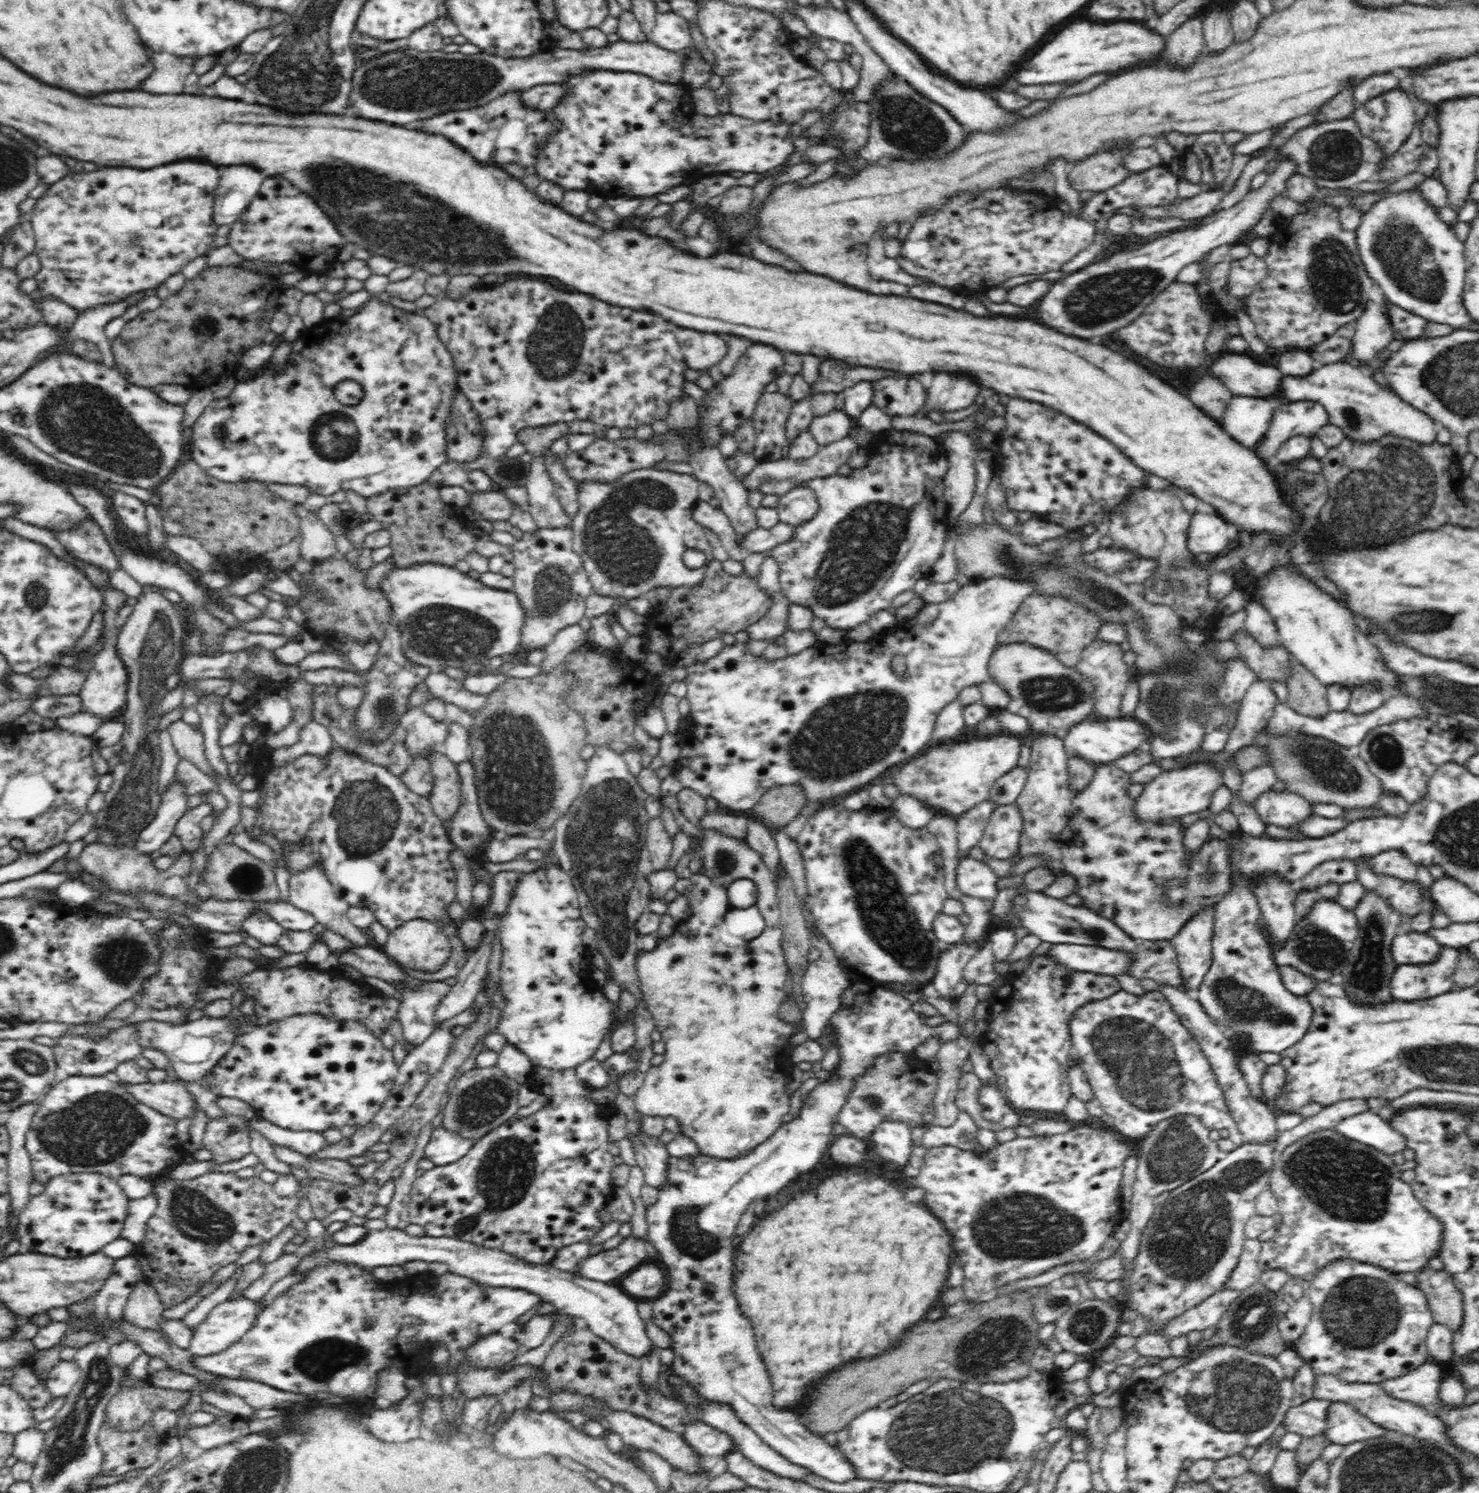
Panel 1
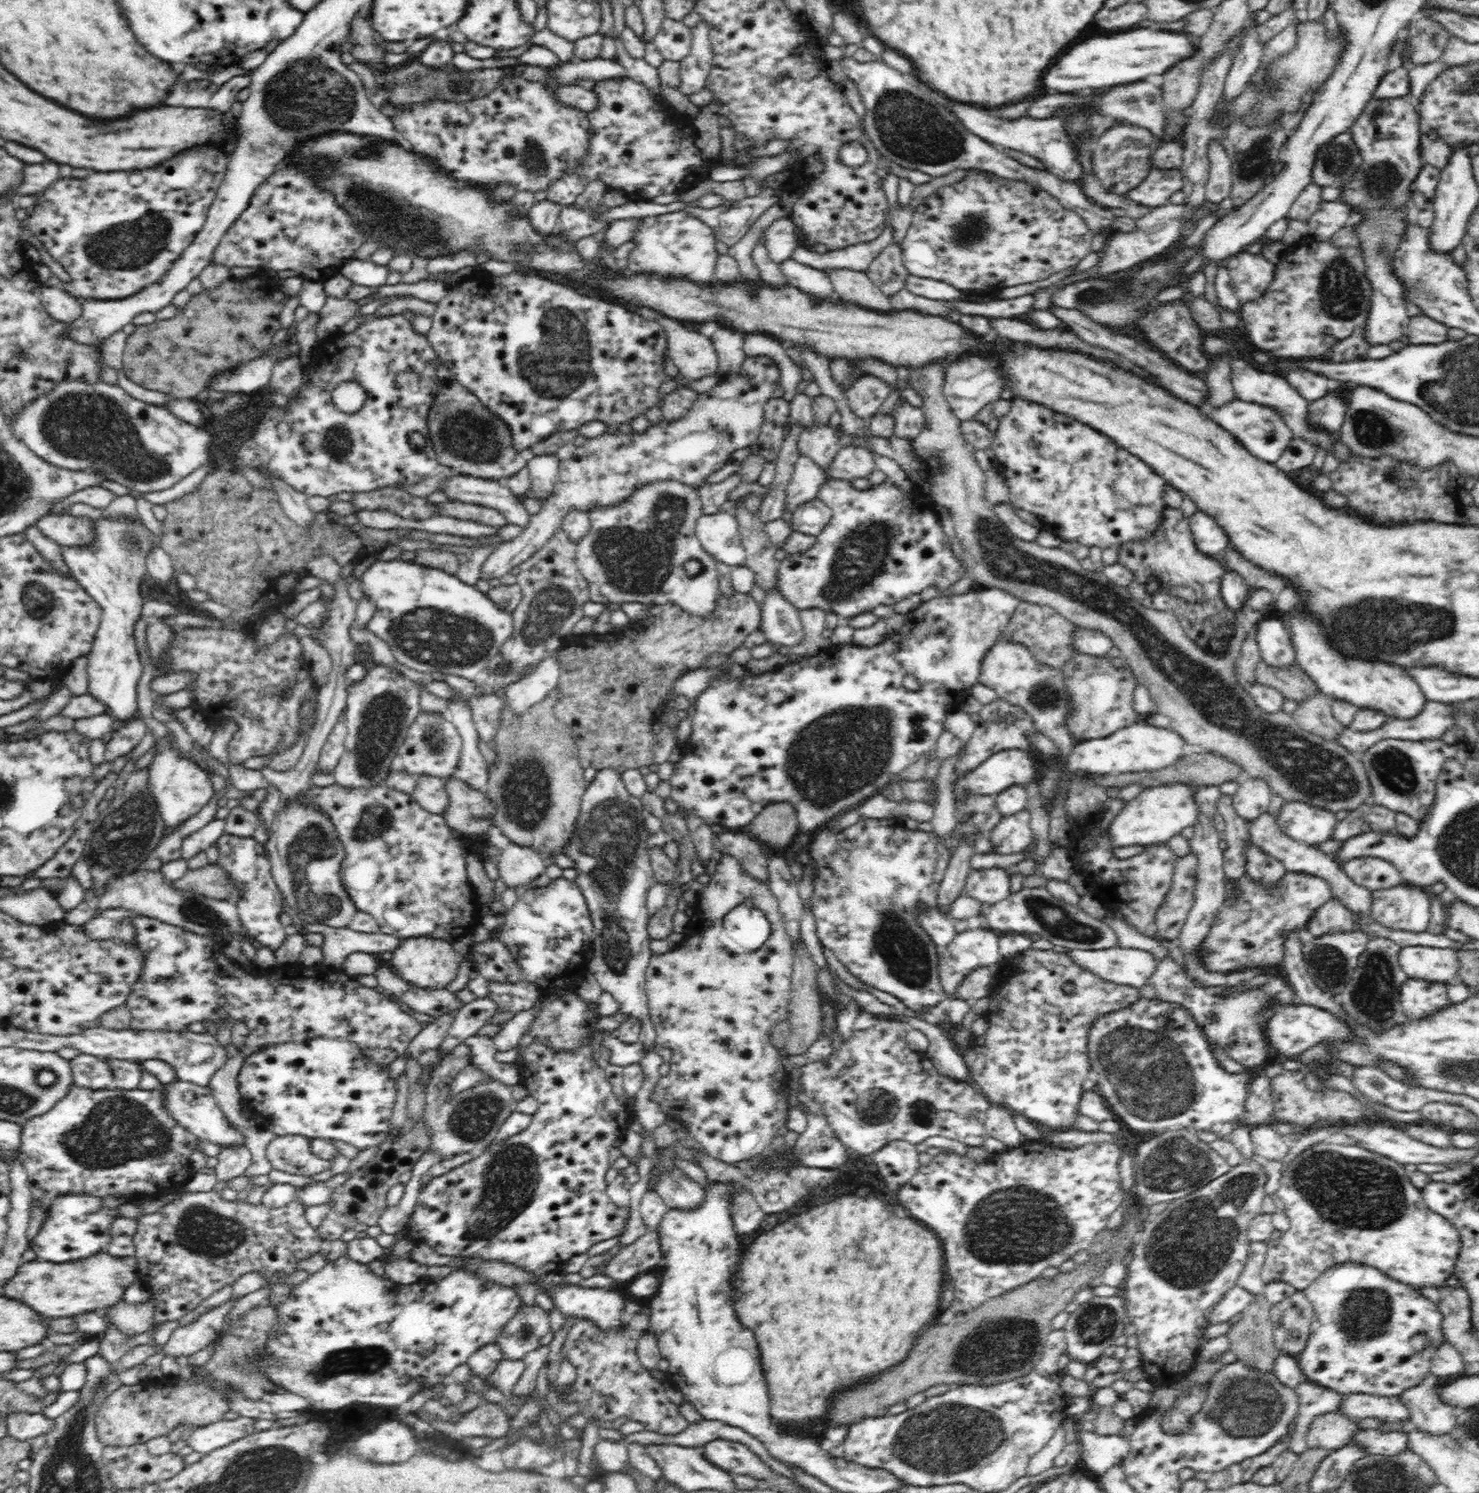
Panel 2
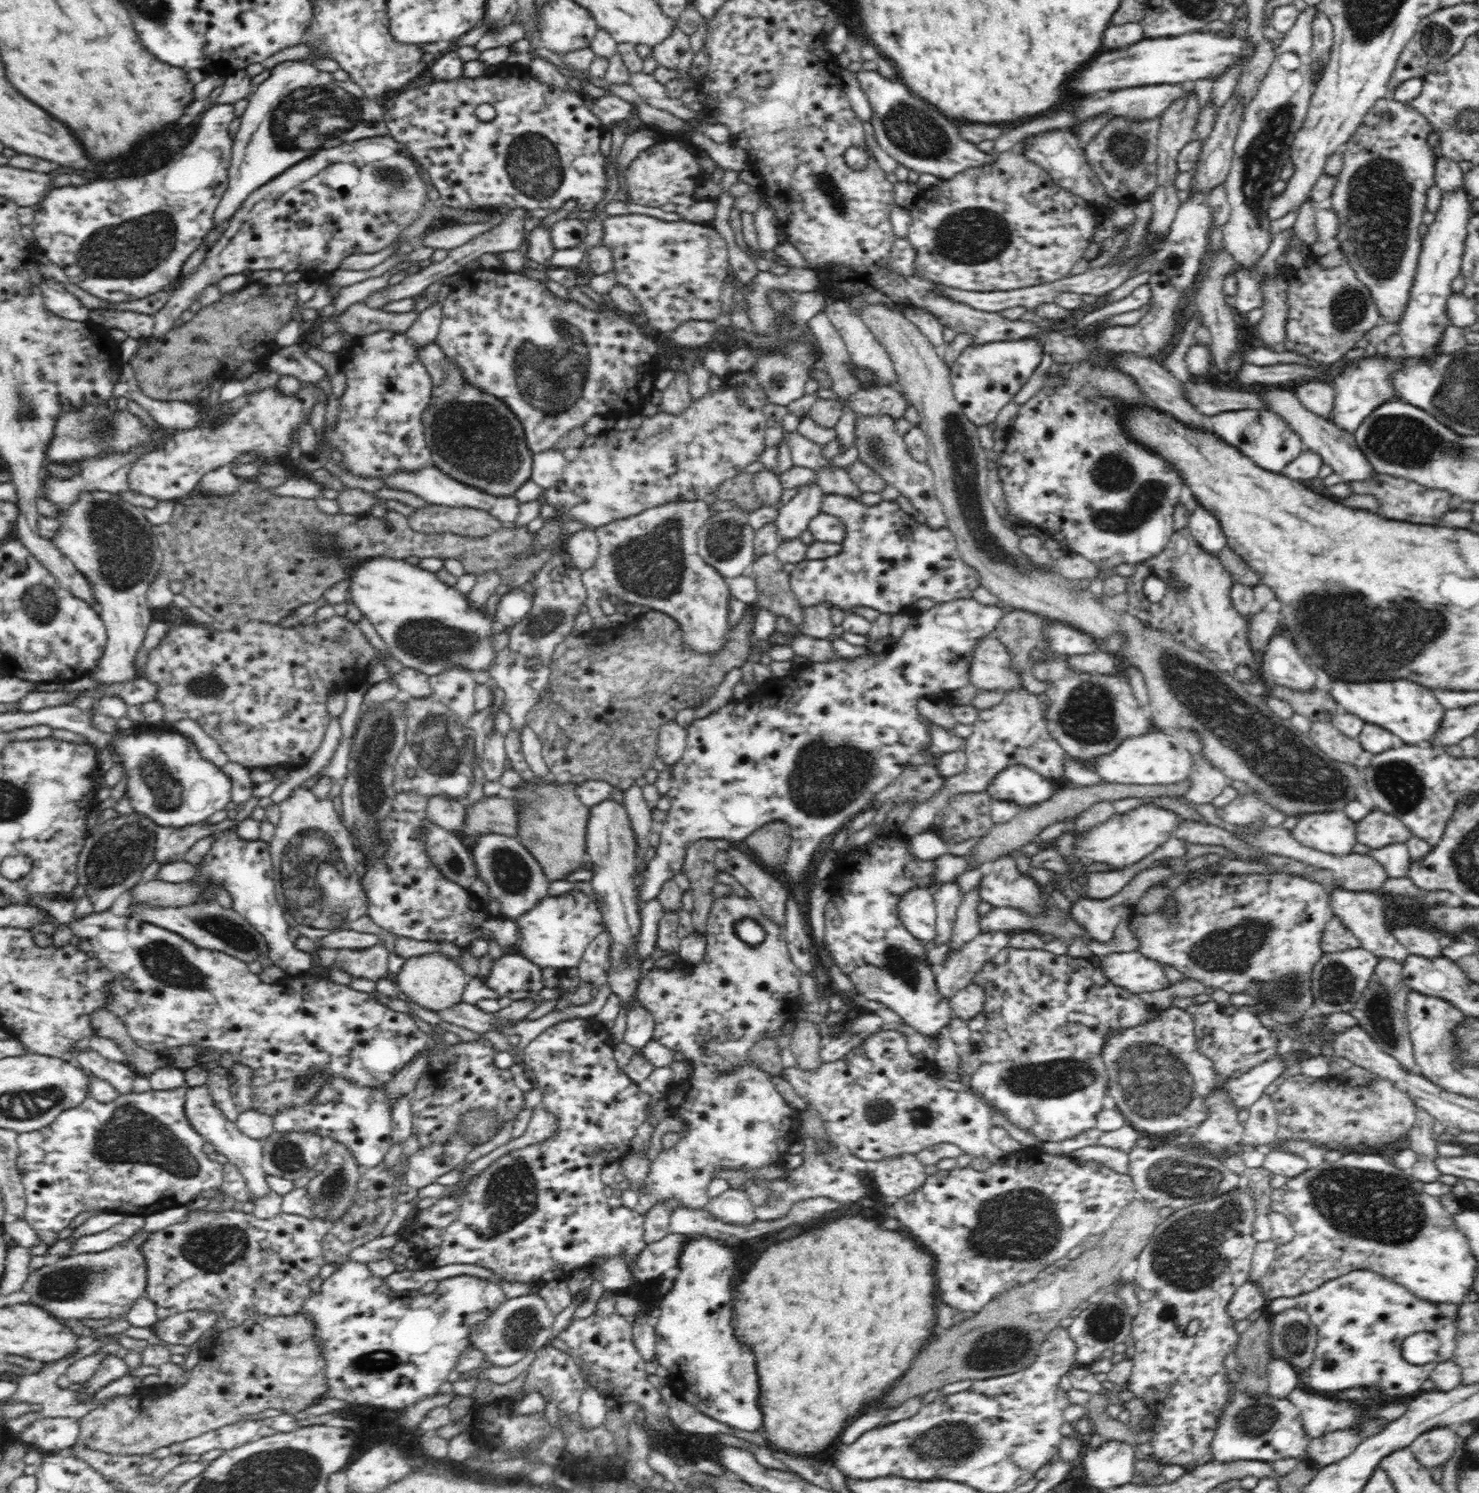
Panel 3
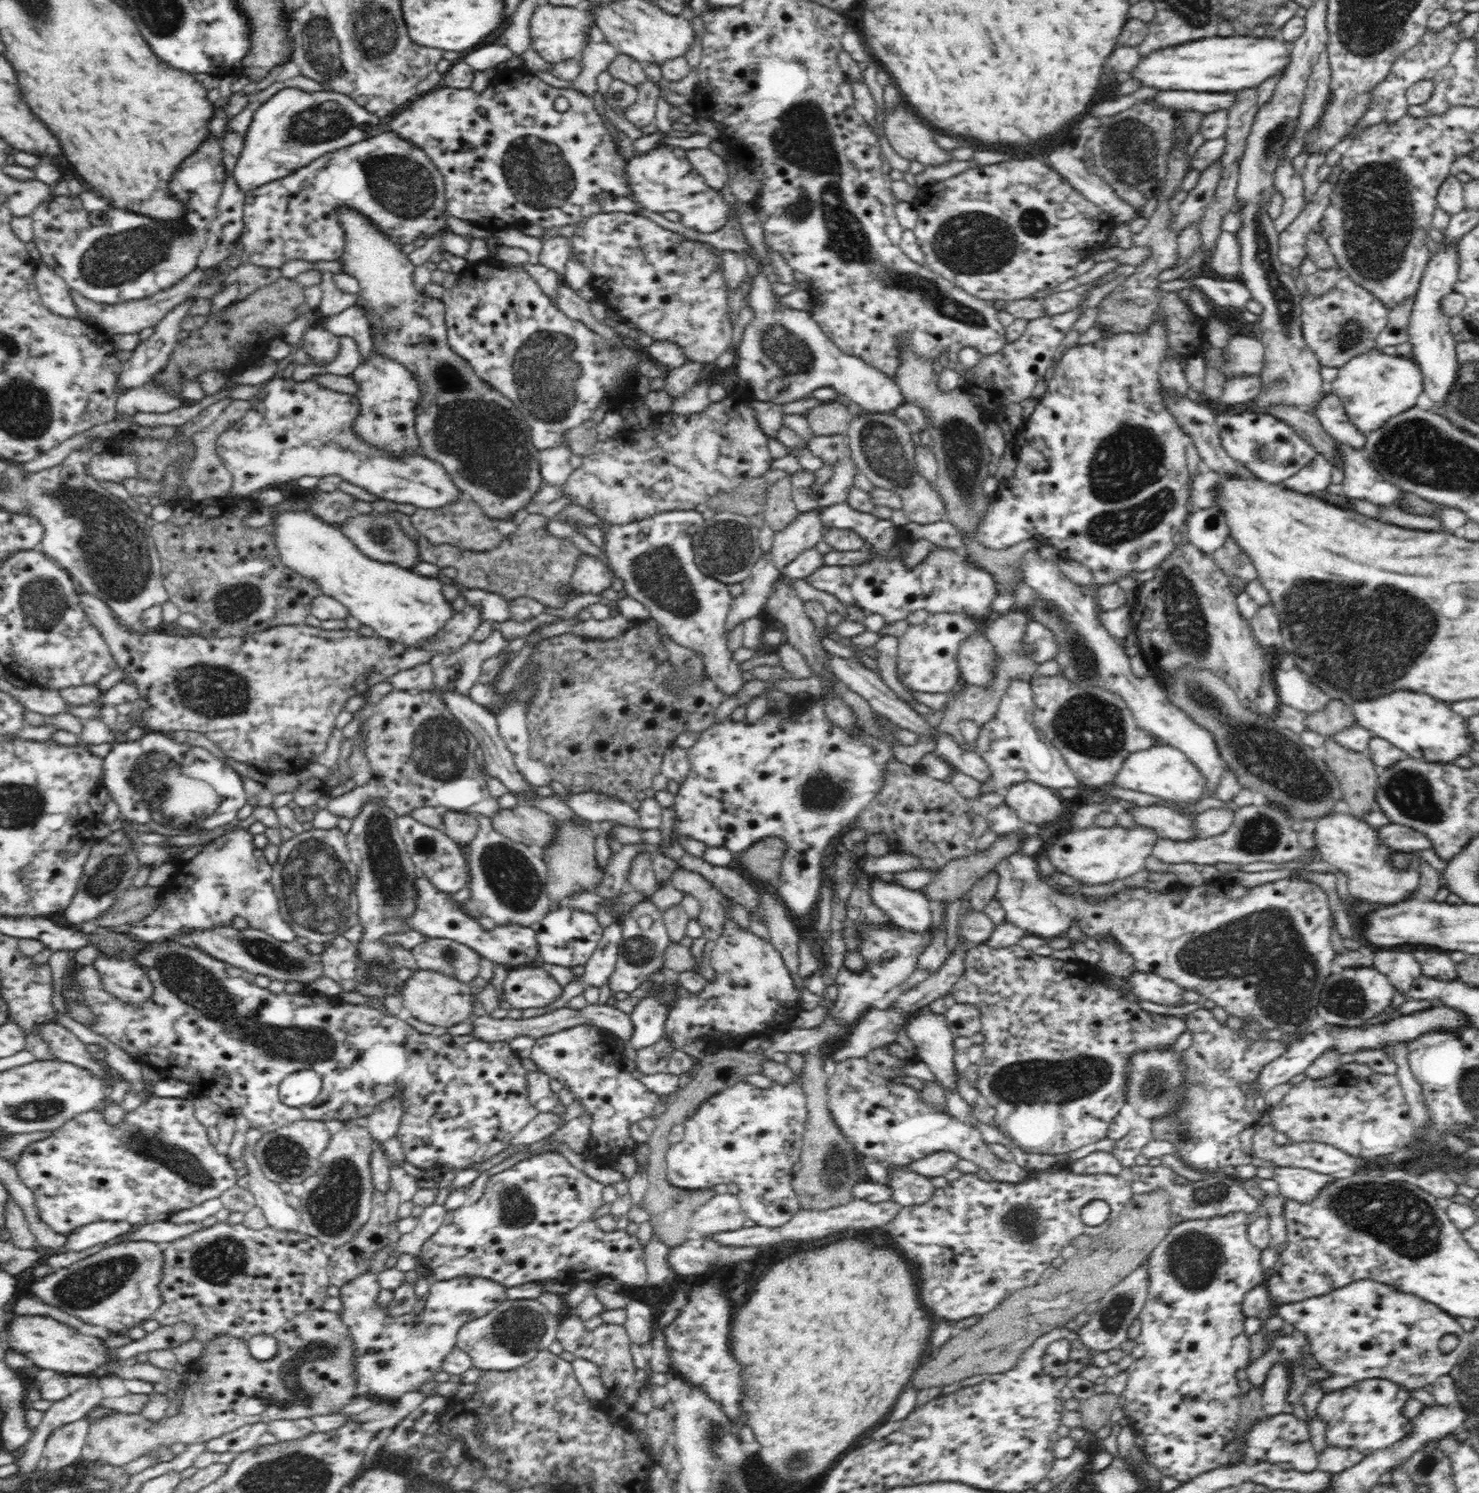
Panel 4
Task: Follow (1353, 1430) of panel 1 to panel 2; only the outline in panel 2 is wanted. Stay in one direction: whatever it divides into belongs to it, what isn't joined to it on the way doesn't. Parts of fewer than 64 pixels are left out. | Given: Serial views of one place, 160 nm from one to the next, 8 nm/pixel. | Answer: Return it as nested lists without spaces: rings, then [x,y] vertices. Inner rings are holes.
[[[1357,1429],[1357,1434],[1352,1437],[1354,1445],[1366,1449],[1367,1454],[1384,1454],[1388,1457],[1404,1452],[1408,1446],[1408,1437],[1402,1431],[1380,1433],[1378,1429]]]

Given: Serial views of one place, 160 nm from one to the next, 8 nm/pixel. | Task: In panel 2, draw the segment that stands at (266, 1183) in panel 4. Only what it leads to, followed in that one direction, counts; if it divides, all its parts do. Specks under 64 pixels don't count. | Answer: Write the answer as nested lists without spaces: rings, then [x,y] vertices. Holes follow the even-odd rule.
[[[174,1080],[164,1085],[164,1107],[166,1111],[188,1132],[194,1133],[199,1140],[212,1141],[218,1146],[245,1146],[246,1137],[236,1129],[218,1108],[214,1095],[208,1086],[201,1087],[190,1082]]]

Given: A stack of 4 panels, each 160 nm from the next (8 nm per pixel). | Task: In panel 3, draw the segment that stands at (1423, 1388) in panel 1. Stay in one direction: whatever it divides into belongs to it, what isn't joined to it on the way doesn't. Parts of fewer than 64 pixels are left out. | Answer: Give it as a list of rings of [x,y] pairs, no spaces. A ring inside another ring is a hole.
[[[1441,1427],[1420,1434],[1409,1447],[1415,1459],[1428,1470],[1432,1470],[1452,1458],[1461,1447],[1461,1440],[1455,1427]]]

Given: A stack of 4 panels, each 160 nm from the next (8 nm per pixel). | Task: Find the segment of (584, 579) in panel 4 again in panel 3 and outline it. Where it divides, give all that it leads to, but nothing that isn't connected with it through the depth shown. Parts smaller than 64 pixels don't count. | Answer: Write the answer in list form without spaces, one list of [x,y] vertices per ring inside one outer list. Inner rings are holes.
[[[587,525],[584,531],[579,531],[572,537],[568,537],[566,552],[571,556],[572,562],[581,573],[592,568],[599,553],[595,528]]]

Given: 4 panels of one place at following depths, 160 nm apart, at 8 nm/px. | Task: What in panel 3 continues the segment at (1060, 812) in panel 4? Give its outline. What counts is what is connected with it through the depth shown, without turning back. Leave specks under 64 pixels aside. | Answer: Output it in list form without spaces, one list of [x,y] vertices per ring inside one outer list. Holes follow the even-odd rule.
[[[1010,764],[998,772],[984,792],[996,800],[1009,800],[1023,808],[1049,800],[1052,782],[1028,766]]]

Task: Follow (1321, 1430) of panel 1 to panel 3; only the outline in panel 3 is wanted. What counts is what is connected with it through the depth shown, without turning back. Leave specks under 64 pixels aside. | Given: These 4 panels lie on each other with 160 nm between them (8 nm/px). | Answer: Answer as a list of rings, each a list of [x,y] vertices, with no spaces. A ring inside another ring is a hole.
[[[1352,1428],[1347,1430],[1336,1430],[1328,1432],[1322,1437],[1311,1438],[1307,1454],[1309,1460],[1324,1468],[1328,1464],[1334,1464],[1346,1456],[1350,1456],[1362,1438]]]

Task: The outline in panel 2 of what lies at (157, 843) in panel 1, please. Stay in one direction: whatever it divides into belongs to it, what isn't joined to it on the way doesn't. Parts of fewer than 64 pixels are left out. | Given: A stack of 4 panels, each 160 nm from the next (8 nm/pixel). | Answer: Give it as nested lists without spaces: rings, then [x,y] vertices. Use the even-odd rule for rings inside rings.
[[[166,735],[159,739],[159,749],[153,761],[147,766],[148,792],[152,793],[157,802],[158,812],[165,822],[163,833],[171,831],[174,827],[188,820],[190,816],[198,814],[214,796],[214,788],[210,783],[207,771],[196,762],[188,758],[176,749],[176,741],[173,735]]]

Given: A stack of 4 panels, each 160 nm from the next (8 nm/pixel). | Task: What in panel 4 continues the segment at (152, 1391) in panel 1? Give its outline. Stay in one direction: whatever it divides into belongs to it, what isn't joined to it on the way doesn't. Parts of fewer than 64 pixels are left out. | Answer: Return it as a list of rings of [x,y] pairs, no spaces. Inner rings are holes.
[[[325,1309],[302,1312],[273,1337],[278,1351],[270,1360],[252,1357],[247,1341],[238,1337],[220,1335],[207,1341],[206,1352],[187,1366],[189,1379],[175,1416],[154,1423],[140,1413],[113,1411],[102,1419],[90,1420],[81,1460],[125,1466],[162,1445],[204,1443],[245,1425],[326,1416],[361,1397],[354,1343],[338,1313]]]

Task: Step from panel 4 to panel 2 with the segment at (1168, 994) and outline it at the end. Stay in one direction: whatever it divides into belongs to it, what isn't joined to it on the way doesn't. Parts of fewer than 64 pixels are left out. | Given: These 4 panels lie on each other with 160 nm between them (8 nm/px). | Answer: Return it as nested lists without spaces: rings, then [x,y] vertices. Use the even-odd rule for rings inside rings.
[[[1106,948],[1103,950],[1068,950],[1079,967],[1093,972],[1104,980],[1140,988],[1149,984],[1158,961],[1146,950],[1136,948]]]

